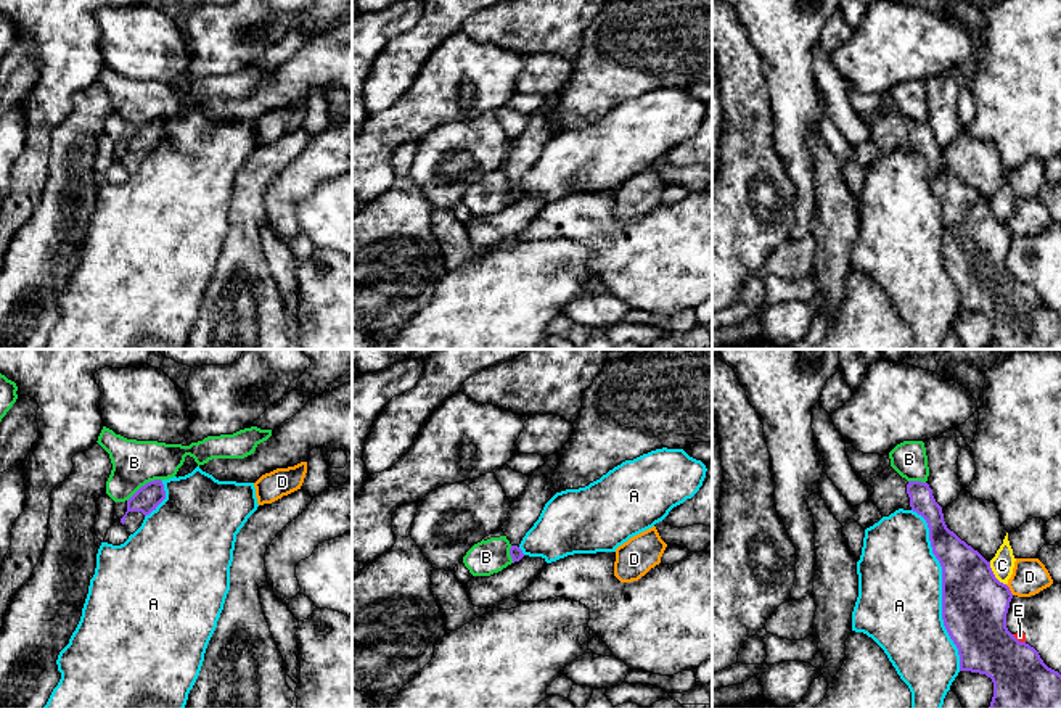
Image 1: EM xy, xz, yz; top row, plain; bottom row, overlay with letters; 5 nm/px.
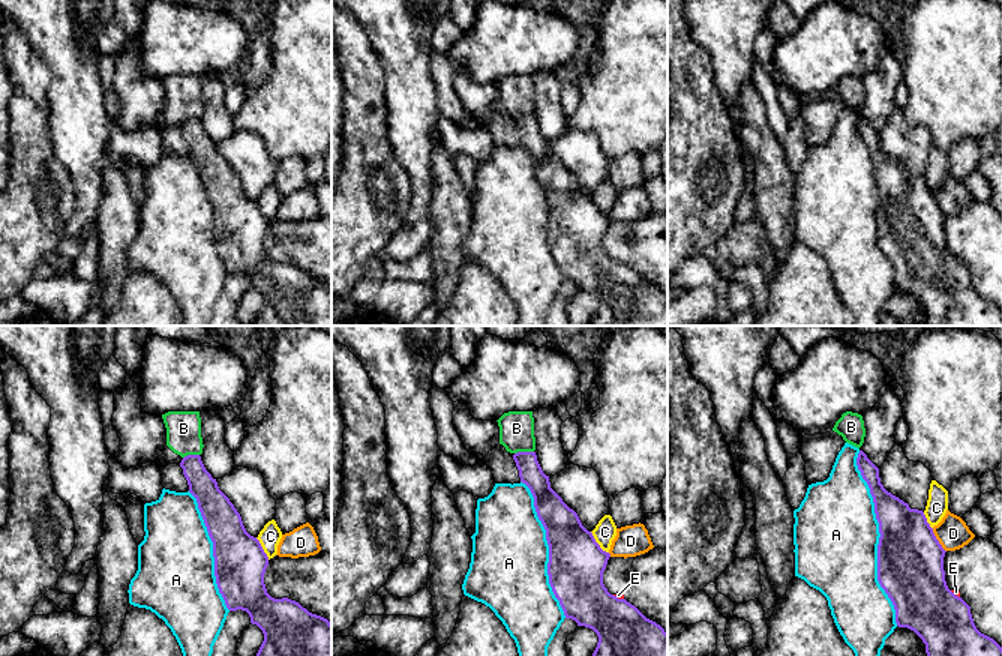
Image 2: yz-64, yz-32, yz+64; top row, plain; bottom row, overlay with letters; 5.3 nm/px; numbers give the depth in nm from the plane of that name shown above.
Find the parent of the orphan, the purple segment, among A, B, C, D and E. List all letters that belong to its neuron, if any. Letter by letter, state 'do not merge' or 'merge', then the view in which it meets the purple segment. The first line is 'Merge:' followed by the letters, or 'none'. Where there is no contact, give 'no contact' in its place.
Merge: none
A: do not merge | yz
B: do not merge | xy
C: do not merge | yz
D: do not merge | yz
E: do not merge | yz

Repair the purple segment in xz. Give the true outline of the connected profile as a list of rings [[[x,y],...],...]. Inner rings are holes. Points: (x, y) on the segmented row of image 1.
[[[558,454],[545,457],[545,463],[529,476],[526,491],[513,502],[502,529],[511,544],[510,555],[519,562],[524,554],[519,544],[539,520],[545,504],[556,494],[551,476],[558,465]]]

